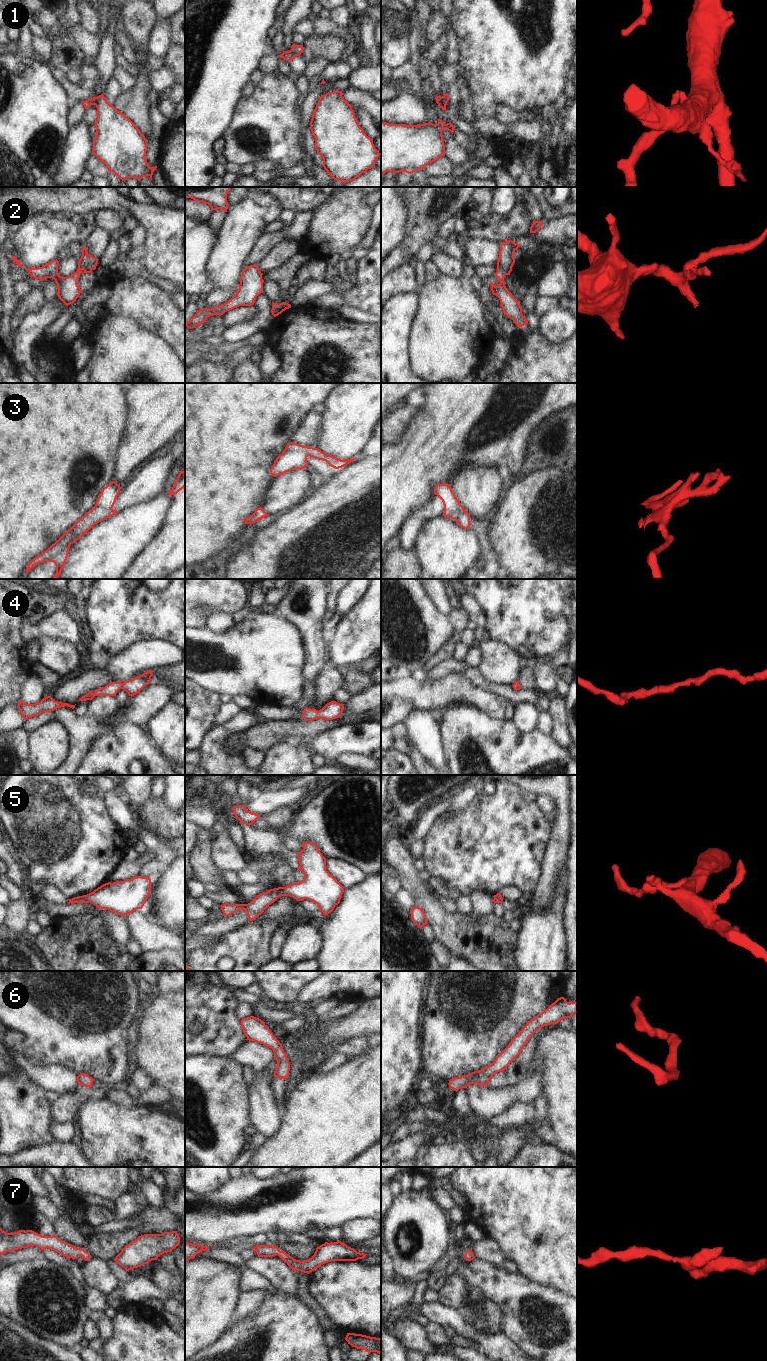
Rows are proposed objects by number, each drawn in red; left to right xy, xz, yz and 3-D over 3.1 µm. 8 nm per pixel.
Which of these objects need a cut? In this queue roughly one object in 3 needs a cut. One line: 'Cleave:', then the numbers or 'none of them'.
Cleave: 1.

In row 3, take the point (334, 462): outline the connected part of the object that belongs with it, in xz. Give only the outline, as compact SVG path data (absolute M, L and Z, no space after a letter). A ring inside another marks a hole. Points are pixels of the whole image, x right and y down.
M290 442L274 461L274 464L270 469L270 474L277 477L291 470L306 468L308 466L308 456L326 461L335 469L342 468L357 459L353 458L341 460L332 455L325 454L318 448L303 446L295 442Z

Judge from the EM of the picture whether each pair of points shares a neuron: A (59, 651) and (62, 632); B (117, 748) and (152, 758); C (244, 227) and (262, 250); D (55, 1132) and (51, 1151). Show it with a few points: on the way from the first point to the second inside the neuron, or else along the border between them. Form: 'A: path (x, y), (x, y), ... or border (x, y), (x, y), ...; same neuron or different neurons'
A: border (38, 633), (62, 639), (74, 646); different neurons
B: path (126, 748), (140, 748), (143, 750); same neuron
C: border (262, 232), (255, 239), (244, 261); different neurons
D: border (54, 1139), (60, 1142), (69, 1142); different neurons

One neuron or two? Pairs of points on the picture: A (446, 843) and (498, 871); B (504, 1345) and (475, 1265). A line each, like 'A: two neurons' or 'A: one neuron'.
A: one neuron
B: two neurons

